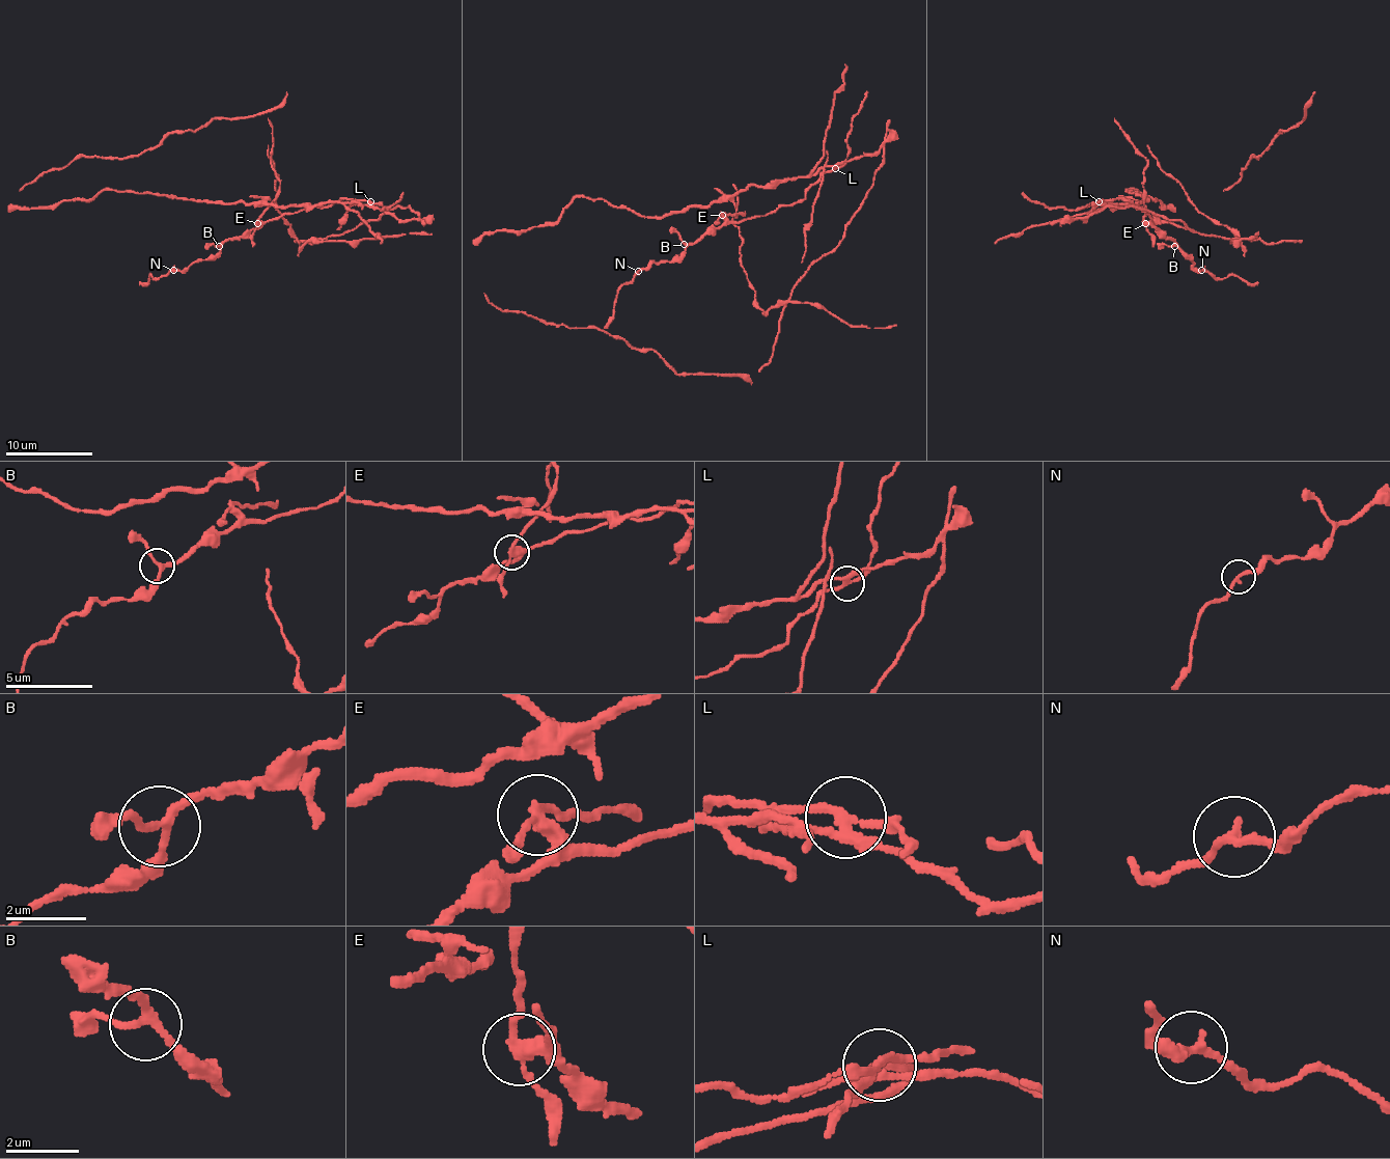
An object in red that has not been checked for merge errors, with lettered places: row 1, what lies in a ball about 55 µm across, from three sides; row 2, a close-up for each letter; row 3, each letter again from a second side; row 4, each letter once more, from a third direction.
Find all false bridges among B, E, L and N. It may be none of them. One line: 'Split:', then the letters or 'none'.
Split: E, L

